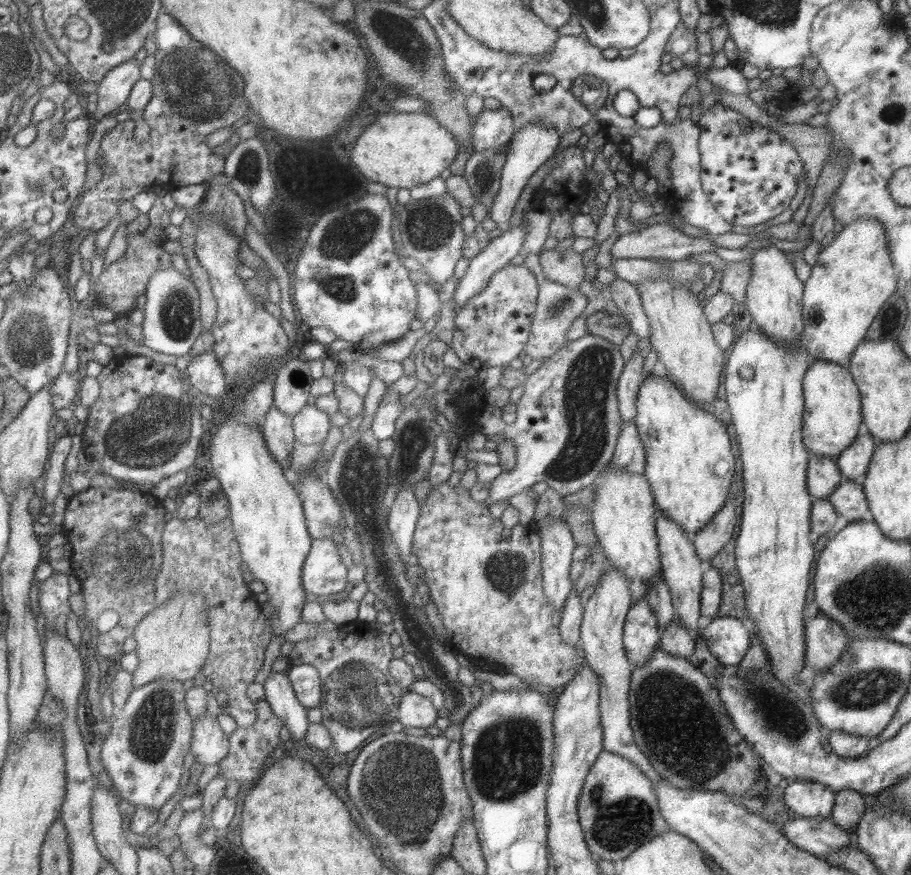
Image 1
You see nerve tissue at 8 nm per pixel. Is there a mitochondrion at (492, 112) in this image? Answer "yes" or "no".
no

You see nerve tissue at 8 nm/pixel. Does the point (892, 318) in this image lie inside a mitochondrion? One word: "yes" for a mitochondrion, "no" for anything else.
yes

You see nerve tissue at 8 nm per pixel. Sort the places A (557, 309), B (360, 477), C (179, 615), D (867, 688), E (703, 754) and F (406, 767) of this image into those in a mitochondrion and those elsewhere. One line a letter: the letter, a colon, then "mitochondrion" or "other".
A: mitochondrion
B: mitochondrion
C: other
D: mitochondrion
E: mitochondrion
F: mitochondrion

